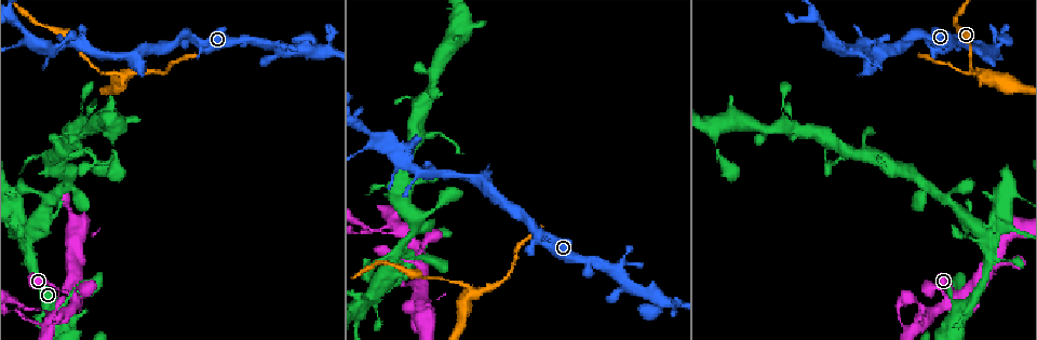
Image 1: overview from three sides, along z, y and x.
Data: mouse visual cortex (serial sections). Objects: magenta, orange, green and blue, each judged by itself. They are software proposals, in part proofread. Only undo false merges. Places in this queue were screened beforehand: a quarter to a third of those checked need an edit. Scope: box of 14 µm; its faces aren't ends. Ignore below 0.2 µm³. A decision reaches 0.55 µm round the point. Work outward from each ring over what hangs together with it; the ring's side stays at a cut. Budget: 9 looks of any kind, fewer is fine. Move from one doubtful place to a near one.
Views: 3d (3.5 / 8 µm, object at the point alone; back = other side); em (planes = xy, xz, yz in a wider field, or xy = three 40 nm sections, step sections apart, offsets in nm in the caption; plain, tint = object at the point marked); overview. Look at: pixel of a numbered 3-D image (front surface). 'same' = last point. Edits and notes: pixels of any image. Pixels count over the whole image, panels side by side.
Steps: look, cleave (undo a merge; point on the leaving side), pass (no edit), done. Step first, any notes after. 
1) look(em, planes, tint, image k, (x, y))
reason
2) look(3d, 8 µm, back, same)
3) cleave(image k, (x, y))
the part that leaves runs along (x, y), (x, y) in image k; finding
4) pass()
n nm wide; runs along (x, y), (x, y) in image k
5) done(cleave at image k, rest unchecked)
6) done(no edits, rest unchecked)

look(3d, 3.5 µm, image 1, (52, 314))
small branch off a trunk

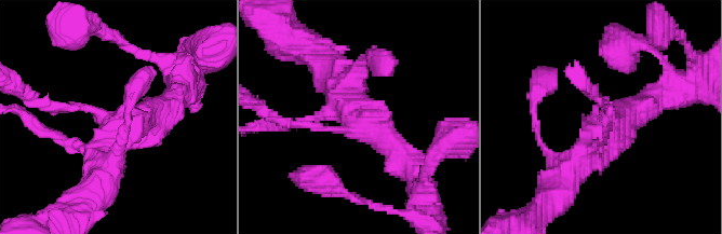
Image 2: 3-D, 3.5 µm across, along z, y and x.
look(em, xy, step 3, tint, image 2, (614, 121))
now the EM

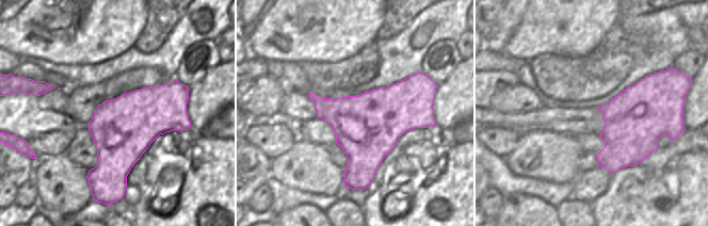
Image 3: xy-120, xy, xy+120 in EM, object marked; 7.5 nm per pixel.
look(em, xy, step 1, tint, same)

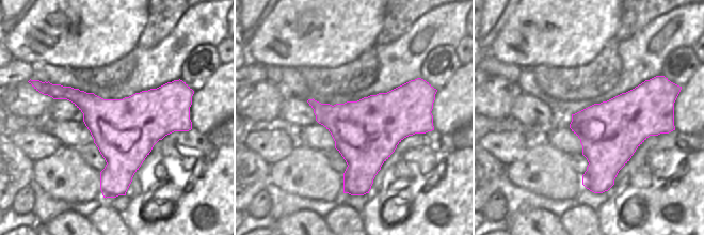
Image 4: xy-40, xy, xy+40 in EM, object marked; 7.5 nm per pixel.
pass()
runs along (655, 102), (602, 128), (566, 175) in image 2; one cell here

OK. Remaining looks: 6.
look(3d, 8 µm, image 1, (987, 238))
a fork

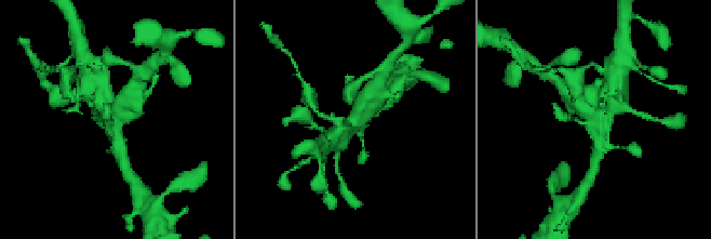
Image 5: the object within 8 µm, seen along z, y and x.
look(em, xy, step 5, tint, image 5, (356, 122))
shape alone is not enough

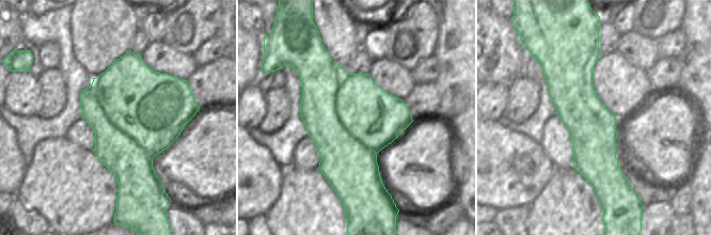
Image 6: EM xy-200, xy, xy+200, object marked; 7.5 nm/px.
cleave(image 5, (362, 108))
the part that leaves runs along (356, 119), (376, 90) in image 5; two cells meet here

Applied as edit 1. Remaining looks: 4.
look(3d, 3.5 µm, image 1, (421, 326))
sharp bend

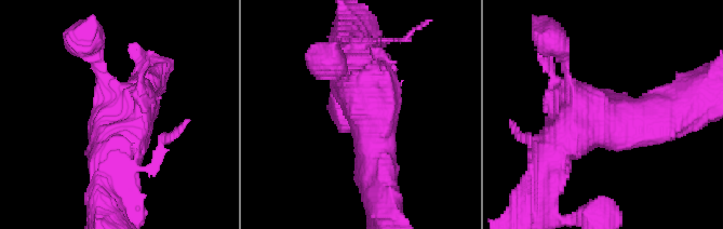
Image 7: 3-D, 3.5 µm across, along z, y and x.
look(em, xy, step 3, tint, image 7, (366, 113))

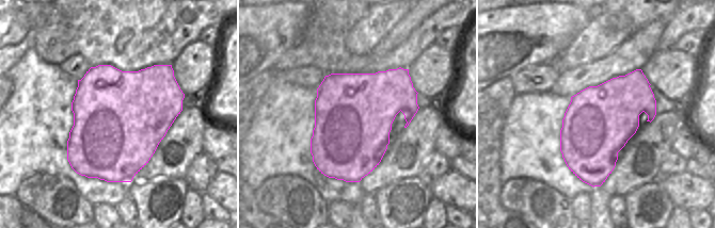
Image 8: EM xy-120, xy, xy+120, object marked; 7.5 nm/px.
pass()
600 nm wide; runs along (112, 176), (119, 109), (93, 56) in image 7; all the same cell

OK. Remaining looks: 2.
look(3d, 3.5 µm, back, image 1, (318, 48))
sudden change in width

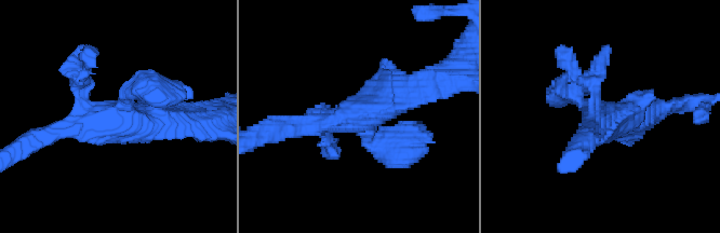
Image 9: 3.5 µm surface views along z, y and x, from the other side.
pass()
runs along (422, 84), (325, 128) in image 9; all the same cell

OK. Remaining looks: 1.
done(cleave at image 5, rest unchecked)

